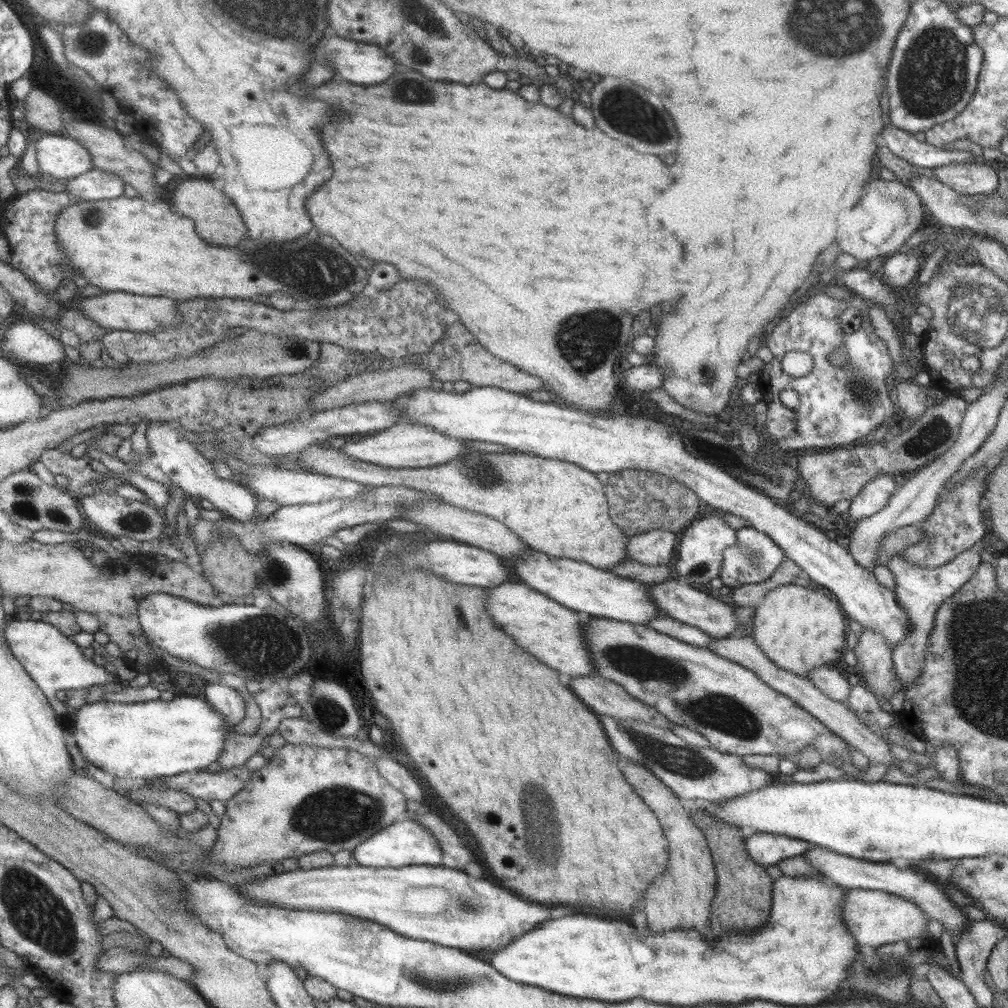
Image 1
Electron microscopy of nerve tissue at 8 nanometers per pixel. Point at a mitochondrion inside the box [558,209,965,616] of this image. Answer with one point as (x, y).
(934, 433)

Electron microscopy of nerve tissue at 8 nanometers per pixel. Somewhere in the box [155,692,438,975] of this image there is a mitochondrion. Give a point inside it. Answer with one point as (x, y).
(334, 815)

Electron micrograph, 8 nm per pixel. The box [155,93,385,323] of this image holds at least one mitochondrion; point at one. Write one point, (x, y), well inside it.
(289, 271)

